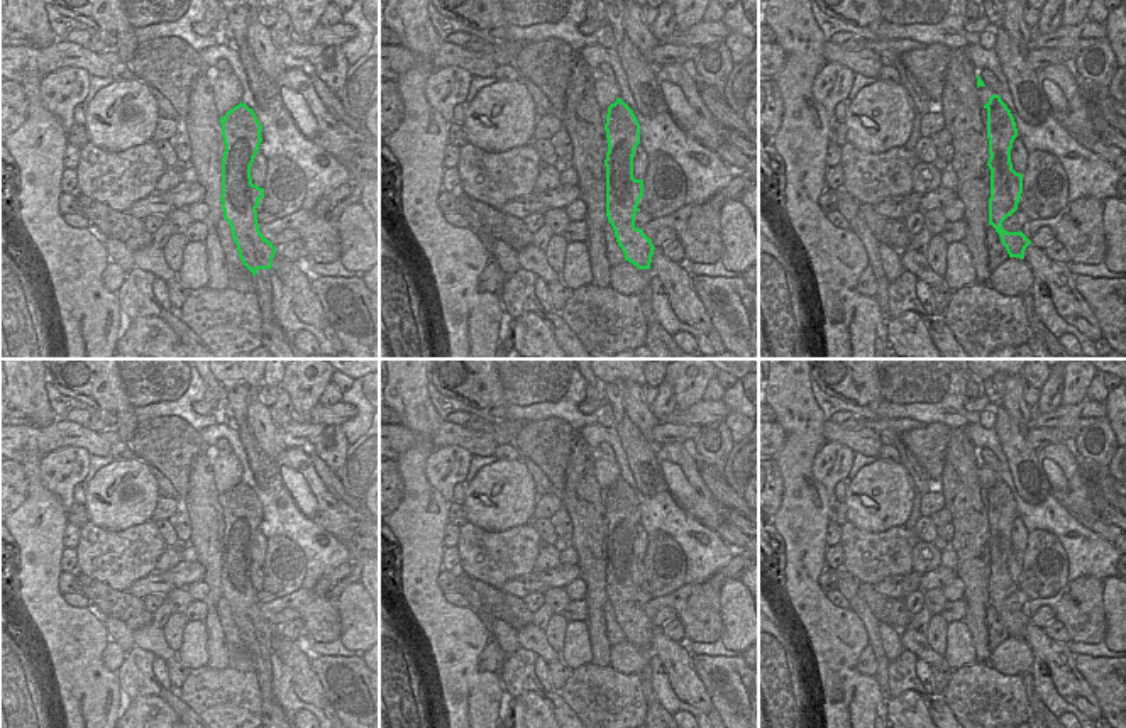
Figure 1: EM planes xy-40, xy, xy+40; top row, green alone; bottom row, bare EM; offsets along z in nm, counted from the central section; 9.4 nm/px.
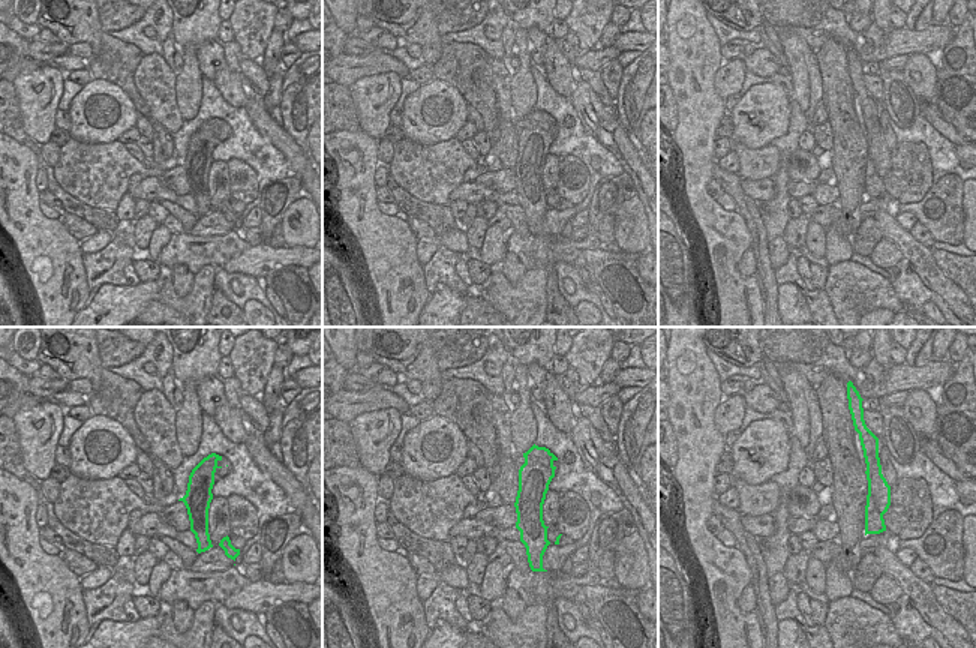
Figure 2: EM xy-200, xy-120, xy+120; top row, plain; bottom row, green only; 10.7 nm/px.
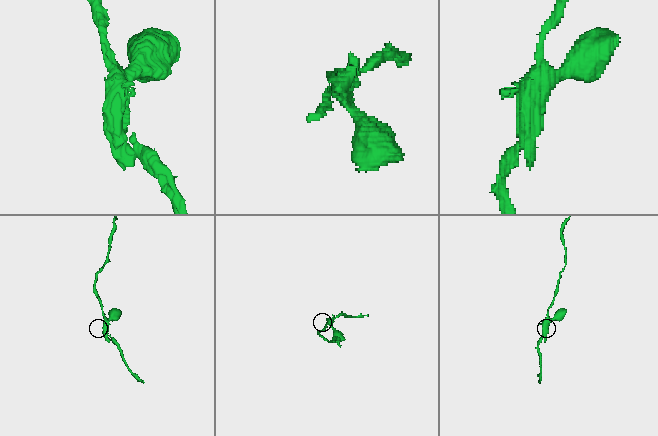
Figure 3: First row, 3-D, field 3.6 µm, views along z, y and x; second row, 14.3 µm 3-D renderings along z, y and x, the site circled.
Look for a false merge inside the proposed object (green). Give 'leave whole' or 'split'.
split

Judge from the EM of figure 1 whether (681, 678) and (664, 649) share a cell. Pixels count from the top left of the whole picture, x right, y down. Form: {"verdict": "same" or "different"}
{"verdict": "same"}

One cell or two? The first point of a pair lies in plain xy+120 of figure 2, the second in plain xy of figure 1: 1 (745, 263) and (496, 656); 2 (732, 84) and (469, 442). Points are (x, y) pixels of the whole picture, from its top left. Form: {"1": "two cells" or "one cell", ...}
{"1": "one cell", "2": "two cells"}

